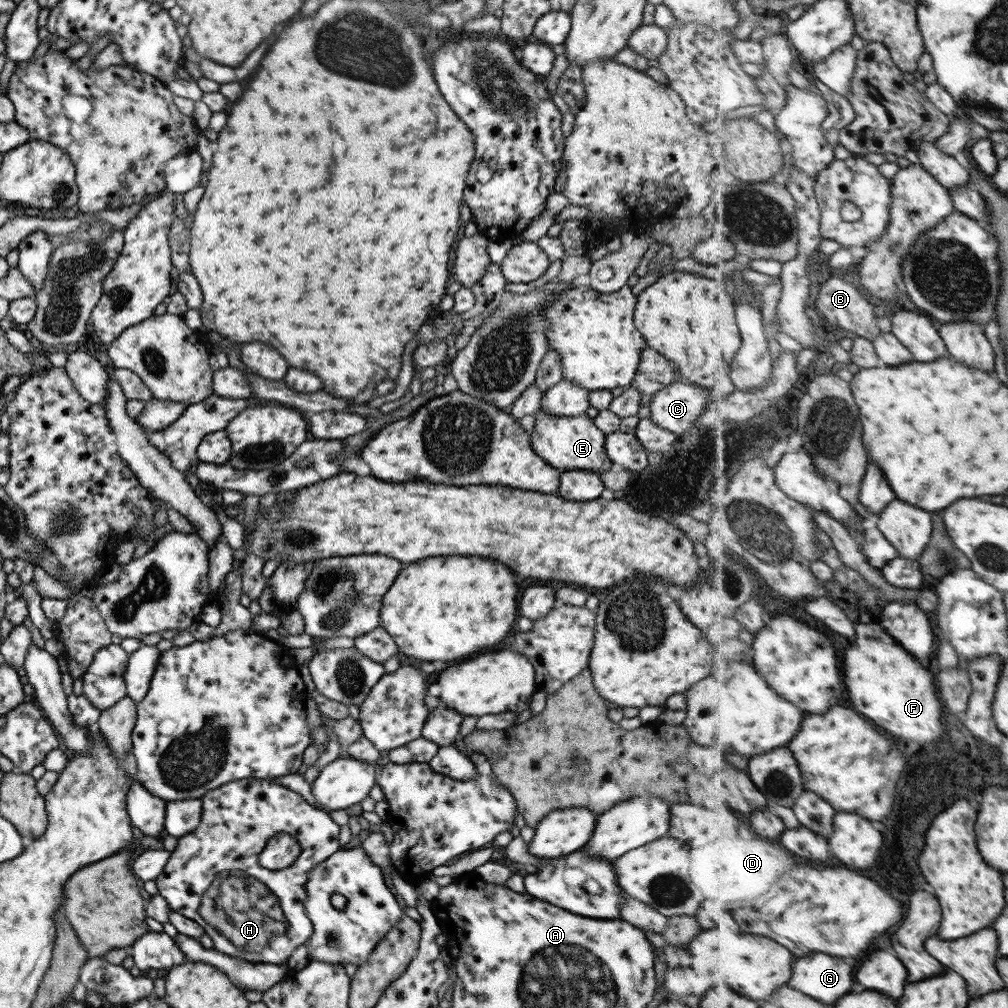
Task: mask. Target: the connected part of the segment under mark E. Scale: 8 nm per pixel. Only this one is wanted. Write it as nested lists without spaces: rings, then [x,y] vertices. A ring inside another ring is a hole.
[[[540,409],[534,415],[535,426],[531,433],[531,445],[534,452],[541,456],[550,466],[561,472],[572,469],[588,469],[598,474],[606,472],[613,462],[608,458],[604,448],[605,434],[598,429],[587,414],[582,416],[552,416]]]

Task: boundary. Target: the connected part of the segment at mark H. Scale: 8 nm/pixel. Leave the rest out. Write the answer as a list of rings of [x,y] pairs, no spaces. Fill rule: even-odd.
[[[251,777],[224,784],[204,794],[200,798],[203,808],[200,825],[192,833],[178,839],[163,873],[154,881],[158,895],[166,899],[171,910],[197,922],[213,940],[213,948],[218,952],[249,963],[281,965],[313,933],[313,924],[305,909],[305,887],[313,868],[341,847],[338,841],[340,827],[329,814],[275,781]],[[278,833],[291,834],[298,840],[300,856],[288,868],[270,870],[260,866],[259,856],[268,841]]]

